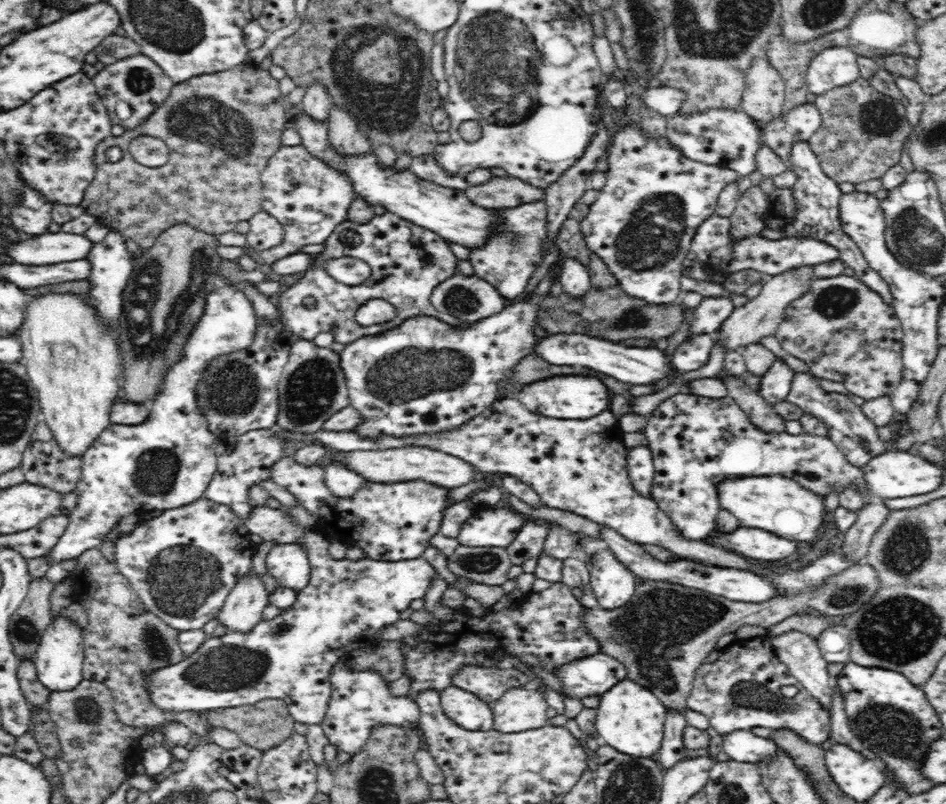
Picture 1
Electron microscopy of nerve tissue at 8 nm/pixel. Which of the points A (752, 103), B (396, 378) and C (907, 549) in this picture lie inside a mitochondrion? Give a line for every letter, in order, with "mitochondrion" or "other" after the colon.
A: other
B: mitochondrion
C: mitochondrion

